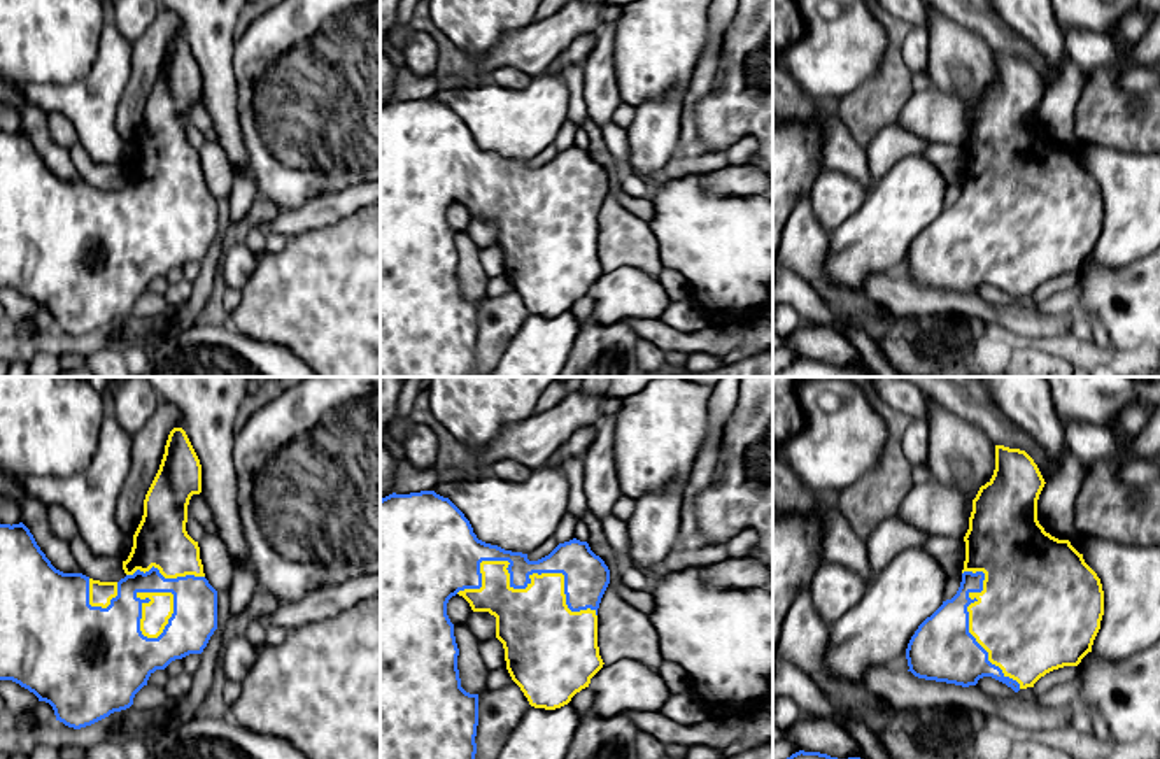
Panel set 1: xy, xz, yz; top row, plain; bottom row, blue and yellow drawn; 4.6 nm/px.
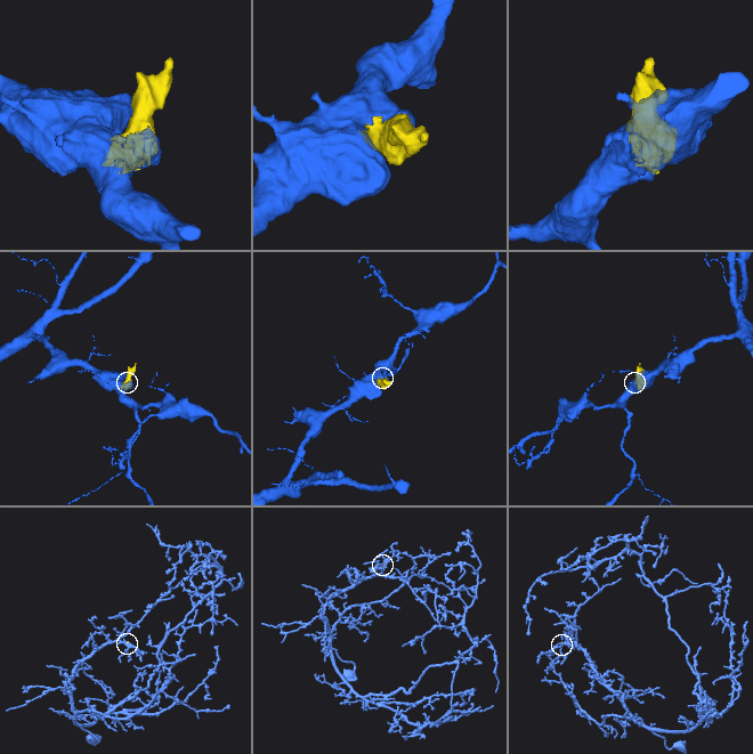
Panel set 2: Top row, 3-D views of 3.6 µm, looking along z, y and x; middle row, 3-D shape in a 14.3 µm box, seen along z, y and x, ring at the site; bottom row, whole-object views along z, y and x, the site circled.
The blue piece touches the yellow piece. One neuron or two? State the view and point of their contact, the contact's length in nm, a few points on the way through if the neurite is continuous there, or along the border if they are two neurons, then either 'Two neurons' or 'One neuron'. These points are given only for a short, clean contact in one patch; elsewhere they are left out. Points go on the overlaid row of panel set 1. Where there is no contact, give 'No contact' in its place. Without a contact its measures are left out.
Touches blue at xz (523, 588). Shared border 650 nm. One neuron

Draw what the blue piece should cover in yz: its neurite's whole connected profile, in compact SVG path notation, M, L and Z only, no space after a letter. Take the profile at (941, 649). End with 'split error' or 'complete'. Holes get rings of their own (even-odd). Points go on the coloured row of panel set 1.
M995 445L995 470L973 500L969 529L964 536L965 561L957 594L927 617L911 636L906 659L915 677L962 687L992 677L1015 692L1034 687L1046 673L1078 666L1092 652L1104 615L1104 591L1097 573L1069 540L1058 540L1037 521L1037 500L1044 479L1034 459L1020 449Z; split error

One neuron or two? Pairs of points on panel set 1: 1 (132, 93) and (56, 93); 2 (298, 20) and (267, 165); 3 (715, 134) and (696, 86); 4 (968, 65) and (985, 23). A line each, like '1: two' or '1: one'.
1: two
2: one
3: two
4: two

